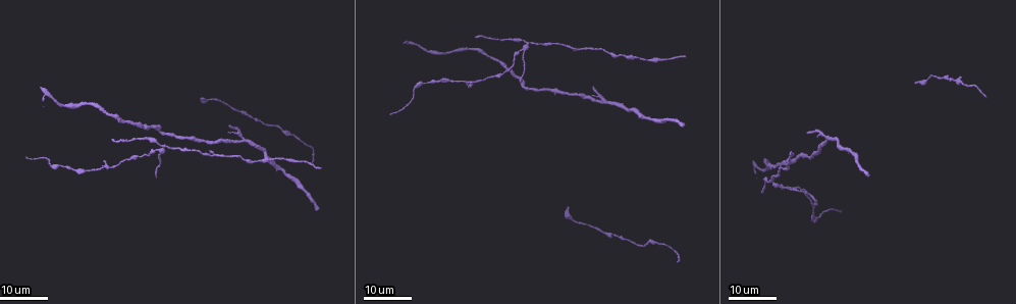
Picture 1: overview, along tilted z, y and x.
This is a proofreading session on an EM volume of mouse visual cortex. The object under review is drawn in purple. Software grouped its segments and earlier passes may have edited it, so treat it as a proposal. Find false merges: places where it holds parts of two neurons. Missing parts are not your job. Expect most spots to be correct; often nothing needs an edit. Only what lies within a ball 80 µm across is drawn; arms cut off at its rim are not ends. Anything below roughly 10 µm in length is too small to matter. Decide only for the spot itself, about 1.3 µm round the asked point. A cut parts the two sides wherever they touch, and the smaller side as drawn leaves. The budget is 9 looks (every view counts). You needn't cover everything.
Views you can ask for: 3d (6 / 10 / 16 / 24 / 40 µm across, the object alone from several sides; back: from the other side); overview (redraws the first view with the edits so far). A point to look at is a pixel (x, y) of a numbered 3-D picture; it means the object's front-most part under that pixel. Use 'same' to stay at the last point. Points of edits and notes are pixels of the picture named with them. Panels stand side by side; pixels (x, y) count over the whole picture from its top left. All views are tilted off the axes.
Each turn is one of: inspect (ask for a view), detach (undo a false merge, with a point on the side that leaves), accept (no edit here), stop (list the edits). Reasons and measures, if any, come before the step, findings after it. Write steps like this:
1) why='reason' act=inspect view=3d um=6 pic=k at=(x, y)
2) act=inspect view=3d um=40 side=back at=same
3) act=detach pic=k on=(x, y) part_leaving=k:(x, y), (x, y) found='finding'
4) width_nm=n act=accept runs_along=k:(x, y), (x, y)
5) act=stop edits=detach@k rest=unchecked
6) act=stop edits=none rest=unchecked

why='thin neck' act=inspect view=3d um=16 pic=1 at=(575, 47)

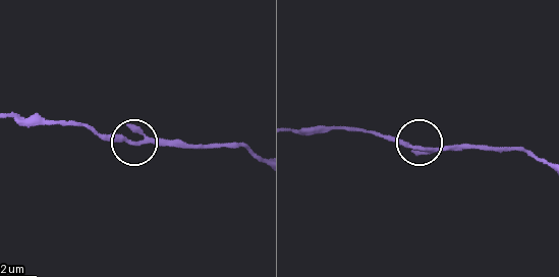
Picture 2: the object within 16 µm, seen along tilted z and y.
act=inspect view=3d um=10 pic=2 at=(423, 150)

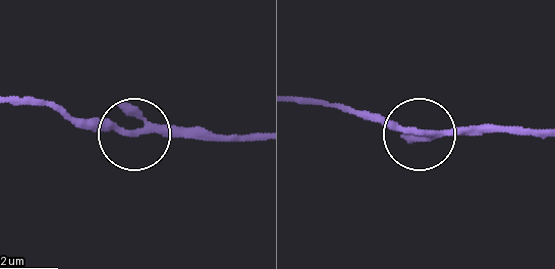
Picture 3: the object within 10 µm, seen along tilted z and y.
act=accept runs_along=3:(8, 94), (140, 135), (239, 135) found='one neuron here'

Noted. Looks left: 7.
why='three-way junction' act=inspect view=3d um=24 pic=1 at=(163, 148)

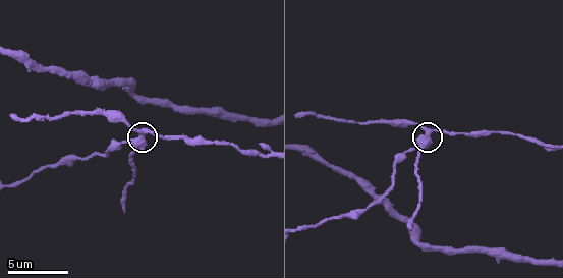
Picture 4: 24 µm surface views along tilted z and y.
act=inspect view=3d um=10 pic=4 at=(143, 134)

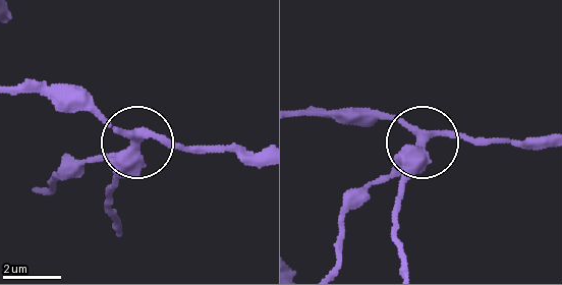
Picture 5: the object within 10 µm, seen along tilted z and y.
act=inspect view=3d um=6 pic=5 at=(424, 139)

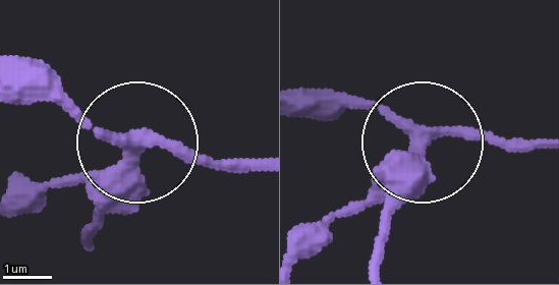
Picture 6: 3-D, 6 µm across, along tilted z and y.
side_arm_um=37 act=accept found='all the same neuron'

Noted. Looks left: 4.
why='a narrow waist' act=inspect view=3d um=24 pic=1 at=(440, 80)

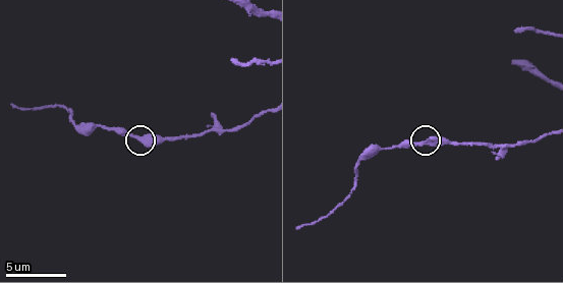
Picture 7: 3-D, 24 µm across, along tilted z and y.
act=inspect view=3d um=10 pic=7 at=(420, 143)

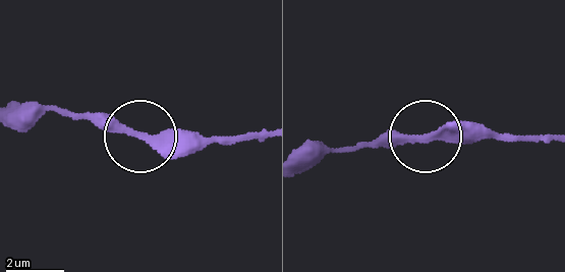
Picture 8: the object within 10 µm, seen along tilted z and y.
act=accept runs_along=8:(265, 136), (156, 142), (49, 107) found='continuous, no second neuron'

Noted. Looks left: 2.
act=inspect view=3d um=24 pic=1 at=(231, 140)

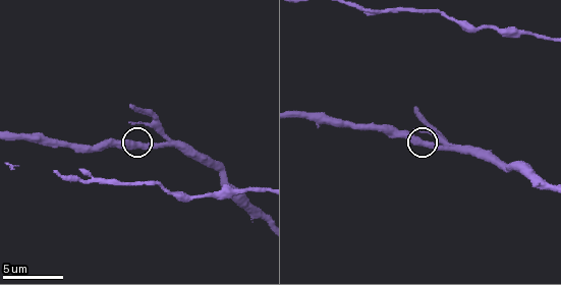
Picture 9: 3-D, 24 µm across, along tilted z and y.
why='closer look' act=inspect view=3d um=6 pic=9 at=(419, 143)

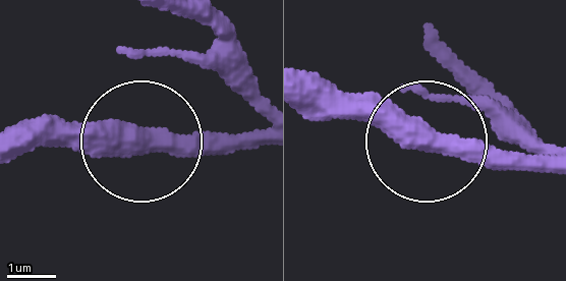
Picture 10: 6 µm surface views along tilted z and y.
act=accept runs_along=10:(301, 74), (375, 94), (435, 139), (545, 152) found='continuous, no second neuron'

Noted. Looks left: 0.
act=stop edits=none rest=unchecked

